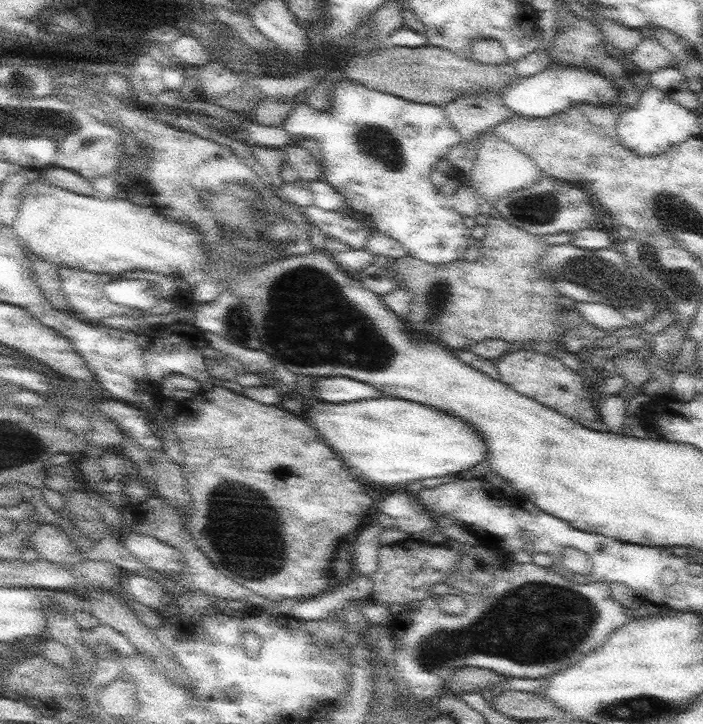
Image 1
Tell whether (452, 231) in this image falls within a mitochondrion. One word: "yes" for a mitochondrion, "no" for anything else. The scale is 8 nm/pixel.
no

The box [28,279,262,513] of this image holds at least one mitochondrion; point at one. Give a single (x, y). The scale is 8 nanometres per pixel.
(235, 316)

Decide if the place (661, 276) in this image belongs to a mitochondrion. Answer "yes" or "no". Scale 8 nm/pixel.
yes

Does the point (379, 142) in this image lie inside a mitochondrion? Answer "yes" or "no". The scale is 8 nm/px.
yes

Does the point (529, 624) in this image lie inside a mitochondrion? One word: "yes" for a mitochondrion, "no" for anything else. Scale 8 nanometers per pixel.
yes

